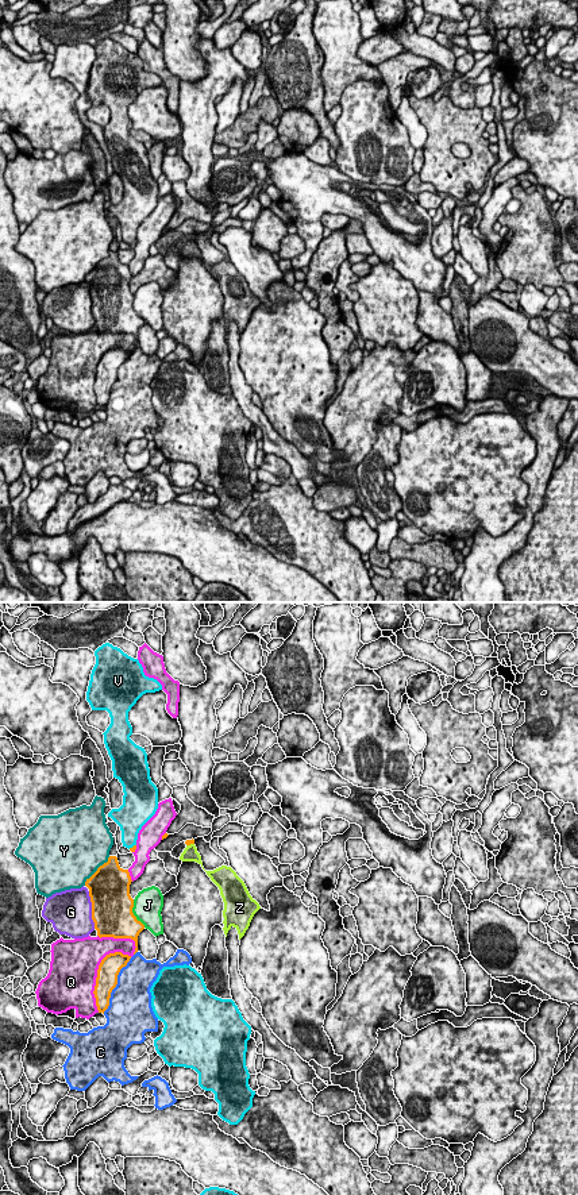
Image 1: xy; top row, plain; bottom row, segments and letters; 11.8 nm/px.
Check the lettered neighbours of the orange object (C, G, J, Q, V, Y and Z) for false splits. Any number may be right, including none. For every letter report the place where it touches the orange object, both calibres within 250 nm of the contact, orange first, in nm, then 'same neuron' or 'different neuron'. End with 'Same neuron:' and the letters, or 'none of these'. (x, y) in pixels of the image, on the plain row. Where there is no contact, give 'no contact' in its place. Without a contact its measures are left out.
C: xy (115, 381) | 260/480 nm | different neuron
G: xy (92, 305) | 480/480 nm | different neuron
J: xy (133, 308) | 480/360 nm | different neuron
Q: xy (97, 367) | 260/480 nm | different neuron
V: xy (133, 242) | 60/240 nm | different neuron
Y: xy (97, 265) | 480/480 nm | different neuron
Z: xy (189, 239) | 60/170 nm | different neuron
Same neuron: none of these

